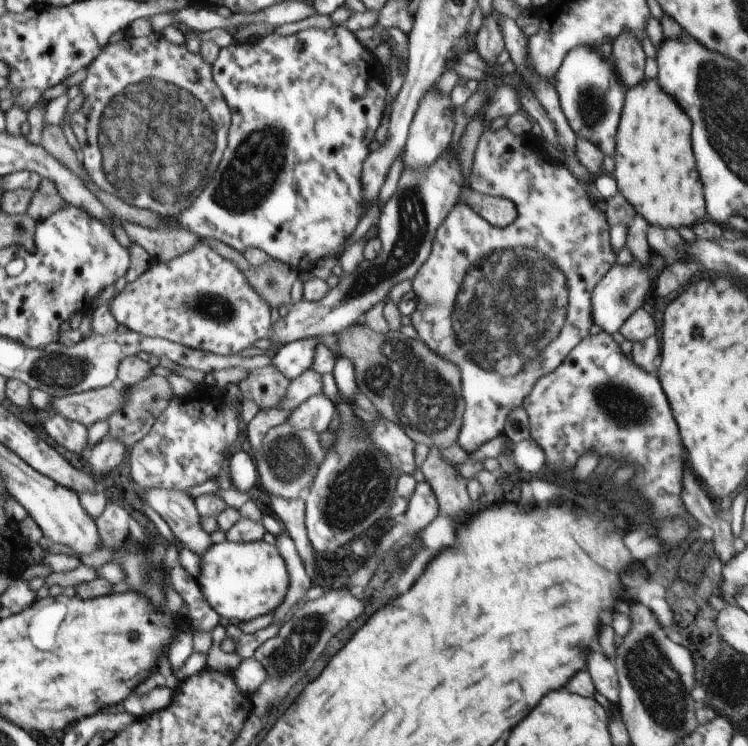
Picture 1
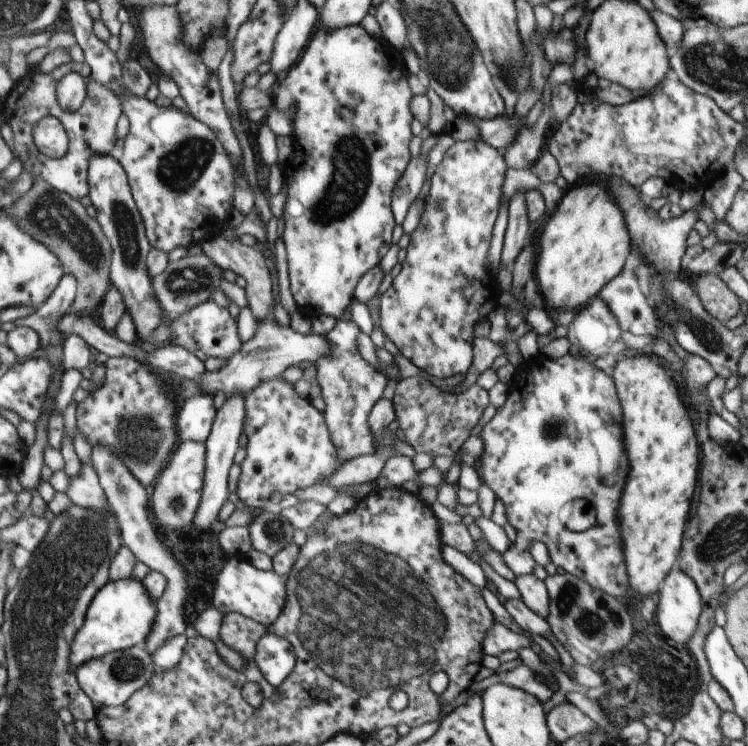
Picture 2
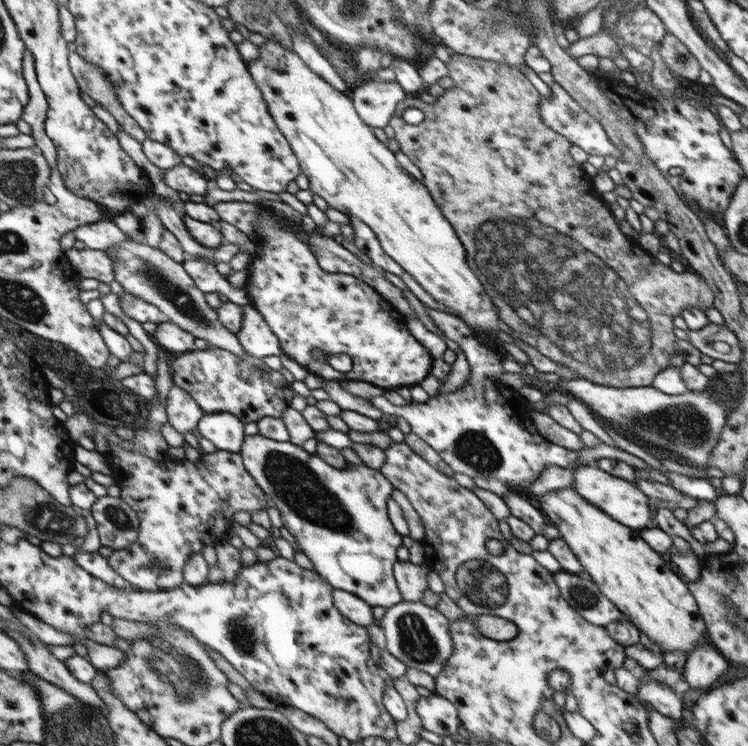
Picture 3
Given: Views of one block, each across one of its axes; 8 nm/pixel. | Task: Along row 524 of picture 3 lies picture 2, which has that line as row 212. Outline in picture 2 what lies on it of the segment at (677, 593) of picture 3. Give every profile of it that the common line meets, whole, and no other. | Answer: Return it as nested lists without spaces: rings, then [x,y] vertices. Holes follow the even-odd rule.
[[[598,184],[568,188],[558,208],[535,237],[537,252],[533,275],[544,307],[549,311],[586,307],[590,298],[599,296],[602,287],[622,272],[632,247],[624,214],[605,186]]]

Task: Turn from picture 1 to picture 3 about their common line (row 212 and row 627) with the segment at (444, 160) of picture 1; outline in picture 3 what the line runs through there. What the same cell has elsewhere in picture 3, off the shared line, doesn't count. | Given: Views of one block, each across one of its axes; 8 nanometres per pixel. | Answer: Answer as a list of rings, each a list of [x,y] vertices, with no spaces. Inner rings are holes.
[[[402,601],[386,609],[380,627],[386,635],[385,649],[407,668],[416,668],[435,677],[440,674],[453,651],[450,621],[436,608],[424,603]]]

